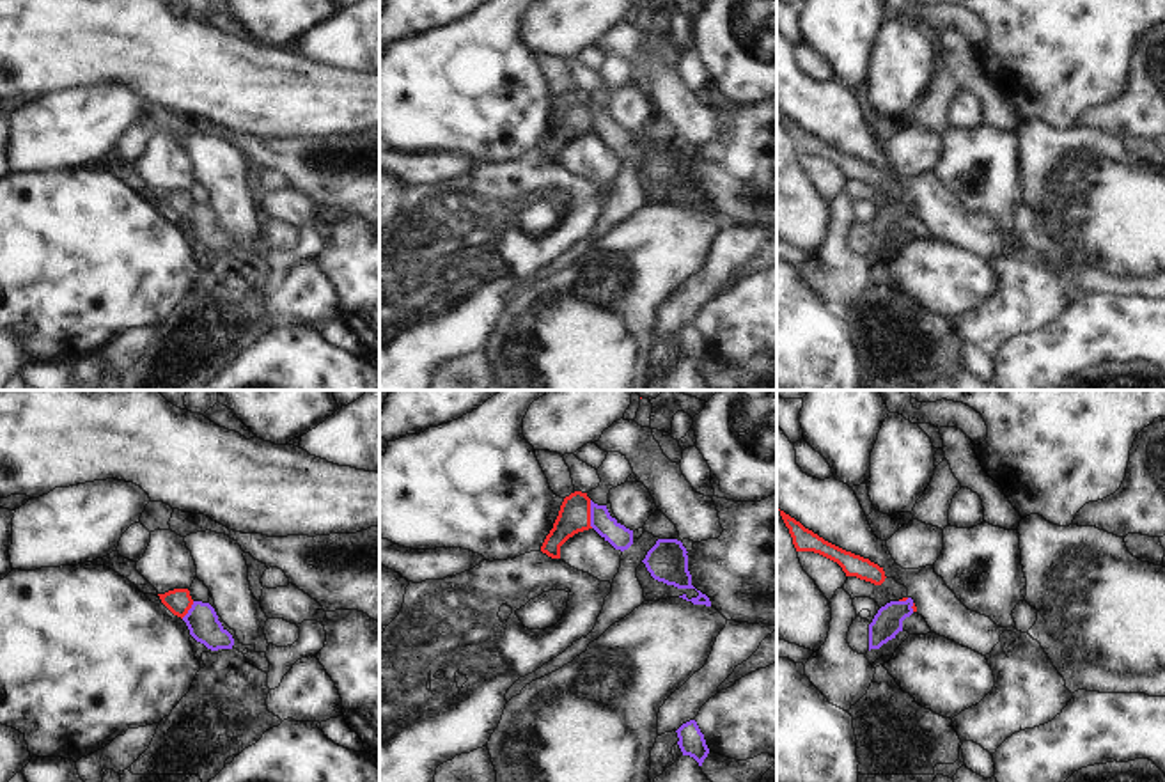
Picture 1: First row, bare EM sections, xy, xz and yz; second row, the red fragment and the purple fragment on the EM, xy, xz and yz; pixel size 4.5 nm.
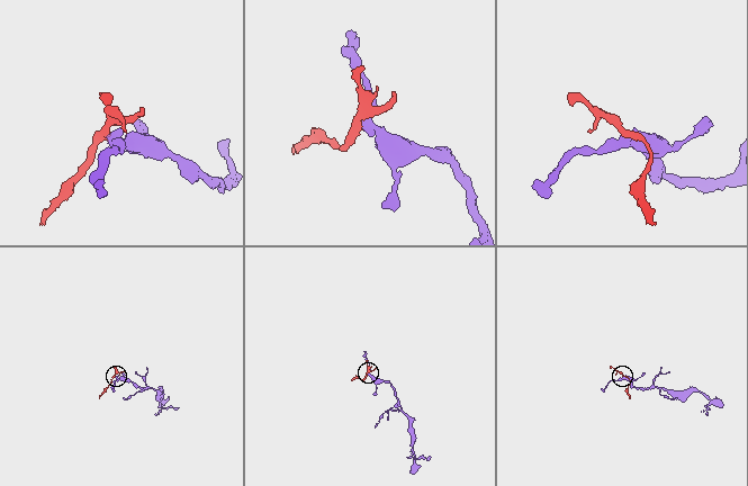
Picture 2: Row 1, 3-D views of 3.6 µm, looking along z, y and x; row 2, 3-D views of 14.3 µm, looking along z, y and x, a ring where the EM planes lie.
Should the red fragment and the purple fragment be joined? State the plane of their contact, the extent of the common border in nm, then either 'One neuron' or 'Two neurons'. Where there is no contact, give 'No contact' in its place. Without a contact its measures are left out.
Touches red in xz. Shared border 130 nm. Two neurons

